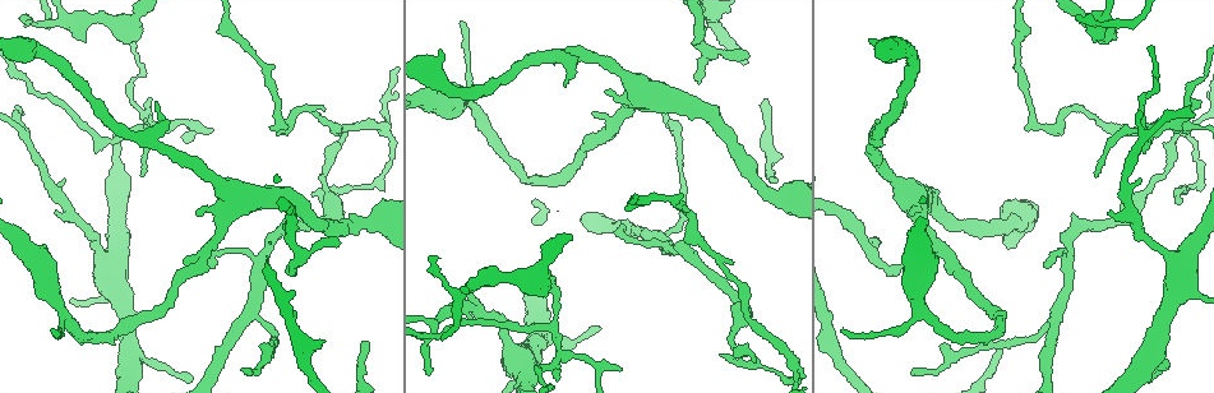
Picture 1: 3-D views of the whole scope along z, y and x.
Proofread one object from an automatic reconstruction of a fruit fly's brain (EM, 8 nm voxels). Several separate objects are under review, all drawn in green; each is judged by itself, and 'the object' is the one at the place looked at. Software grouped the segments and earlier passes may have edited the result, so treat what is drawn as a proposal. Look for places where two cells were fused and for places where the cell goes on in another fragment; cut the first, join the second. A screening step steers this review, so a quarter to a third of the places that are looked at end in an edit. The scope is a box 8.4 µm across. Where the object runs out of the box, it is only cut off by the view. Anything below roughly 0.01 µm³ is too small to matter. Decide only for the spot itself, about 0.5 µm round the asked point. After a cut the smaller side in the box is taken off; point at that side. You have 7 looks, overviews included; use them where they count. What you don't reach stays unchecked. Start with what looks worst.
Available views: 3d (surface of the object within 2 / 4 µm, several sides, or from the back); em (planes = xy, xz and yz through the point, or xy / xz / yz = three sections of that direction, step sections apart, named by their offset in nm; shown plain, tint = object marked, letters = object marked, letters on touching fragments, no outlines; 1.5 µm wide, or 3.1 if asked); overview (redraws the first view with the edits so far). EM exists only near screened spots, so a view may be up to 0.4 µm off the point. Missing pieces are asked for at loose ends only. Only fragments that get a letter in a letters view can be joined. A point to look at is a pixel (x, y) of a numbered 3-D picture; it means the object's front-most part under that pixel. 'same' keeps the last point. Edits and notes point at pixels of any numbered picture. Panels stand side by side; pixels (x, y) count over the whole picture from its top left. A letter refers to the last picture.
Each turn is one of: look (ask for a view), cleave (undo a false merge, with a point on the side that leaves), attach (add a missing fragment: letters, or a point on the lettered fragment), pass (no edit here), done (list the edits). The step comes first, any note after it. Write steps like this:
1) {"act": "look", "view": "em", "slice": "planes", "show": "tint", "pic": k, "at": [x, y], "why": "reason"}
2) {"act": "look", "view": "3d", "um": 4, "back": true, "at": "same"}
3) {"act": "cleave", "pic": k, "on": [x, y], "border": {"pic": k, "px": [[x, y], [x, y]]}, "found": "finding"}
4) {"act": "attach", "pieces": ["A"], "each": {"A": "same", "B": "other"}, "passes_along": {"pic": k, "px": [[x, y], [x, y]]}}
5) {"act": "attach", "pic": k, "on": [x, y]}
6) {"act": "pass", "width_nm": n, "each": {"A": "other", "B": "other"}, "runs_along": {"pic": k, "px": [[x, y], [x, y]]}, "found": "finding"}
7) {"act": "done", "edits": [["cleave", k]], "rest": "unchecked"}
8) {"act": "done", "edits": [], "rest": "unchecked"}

{"act": "look", "view": "em", "slice": "planes", "show": "tint", "pic": 1, "at": [905, 101], "why": "free end"}

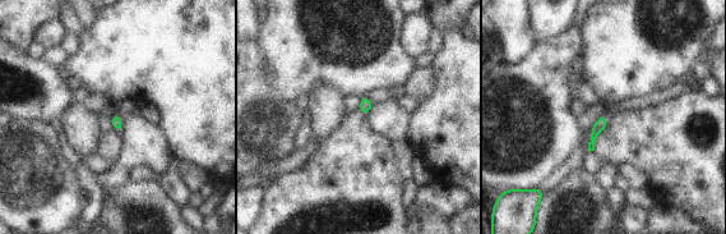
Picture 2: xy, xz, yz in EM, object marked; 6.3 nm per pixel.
{"act": "look", "view": "em", "slice": "planes", "show": "letters", "at": "same", "why": "see the neighbours"}

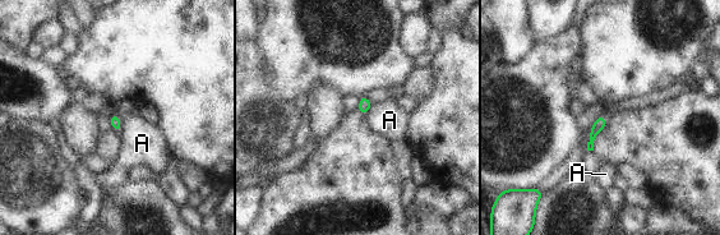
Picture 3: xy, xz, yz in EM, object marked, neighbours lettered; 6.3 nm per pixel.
{"act": "pass", "longest_contact_nm": ["A", 90], "each": {"A": "other"}, "border": {"pic": 3, "px": [[373, 104], [364, 114]]}, "found": "no lettered fragment goes on from it"}

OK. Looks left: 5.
{"act": "look", "view": "3d", "um": 2, "pic": 1, "at": [561, 355], "why": "two arms in line, one across"}

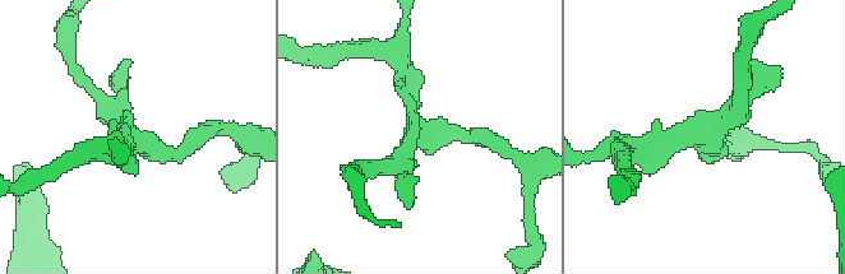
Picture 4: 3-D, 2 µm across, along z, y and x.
{"act": "look", "view": "em", "slice": "xy", "step": 8, "show": "tint", "pic": 4, "at": [704, 137], "arms": 3}

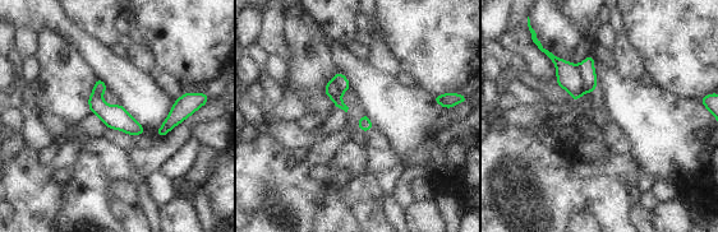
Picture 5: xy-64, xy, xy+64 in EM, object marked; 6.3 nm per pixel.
{"act": "look", "view": "em", "slice": "xy", "step": 8, "show": "letters", "at": "same", "why": "what lies round it"}

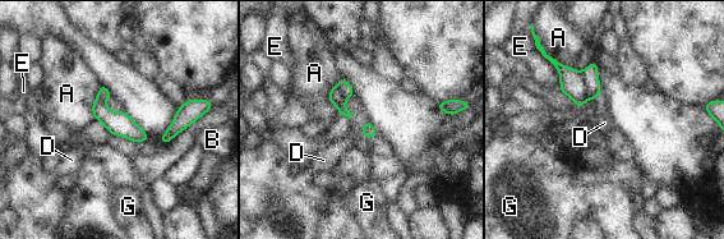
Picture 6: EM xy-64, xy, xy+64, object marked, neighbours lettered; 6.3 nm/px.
{"act": "cleave", "pic": 6, "on": [590, 78], "each": {"A": "other", "B": "other", "D": "other", "E": "other", "G": "other"}, "found": "a second cell is stuck on"}

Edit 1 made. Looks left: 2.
{"act": "done", "edits": [["cleave", 6]], "rest": "unchecked"}

